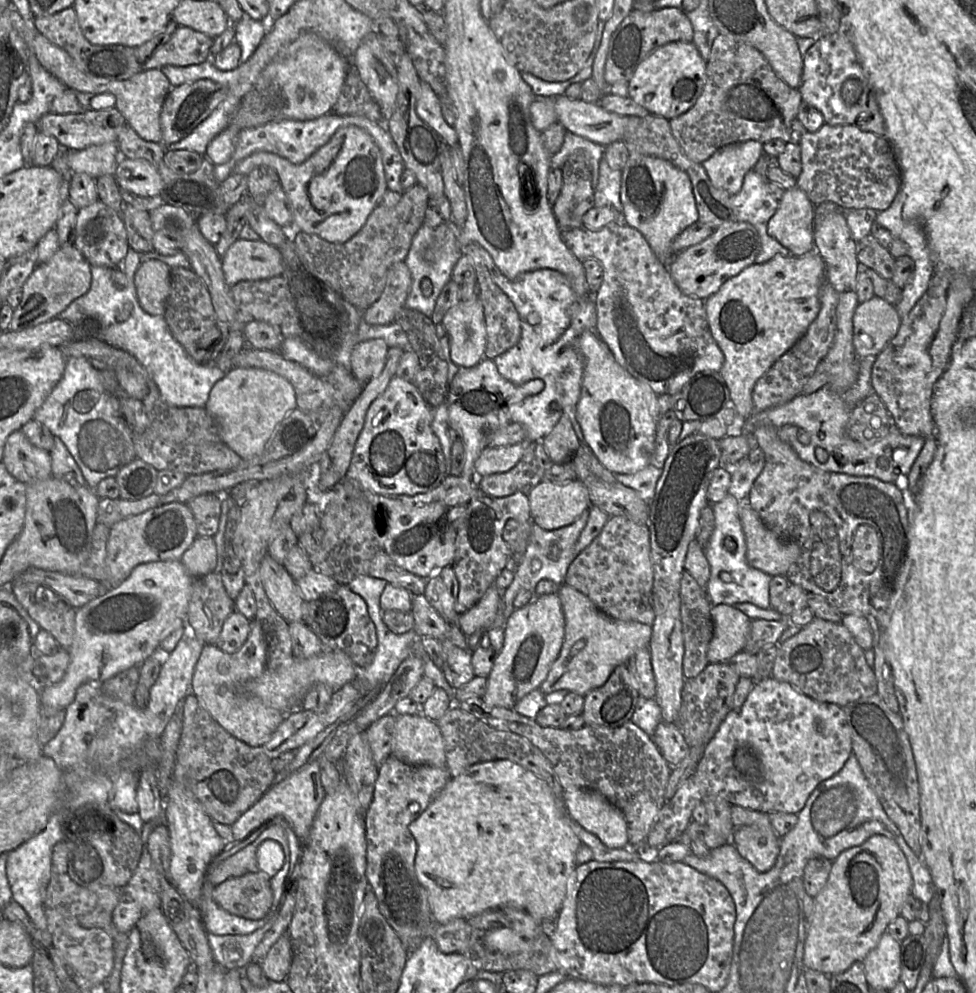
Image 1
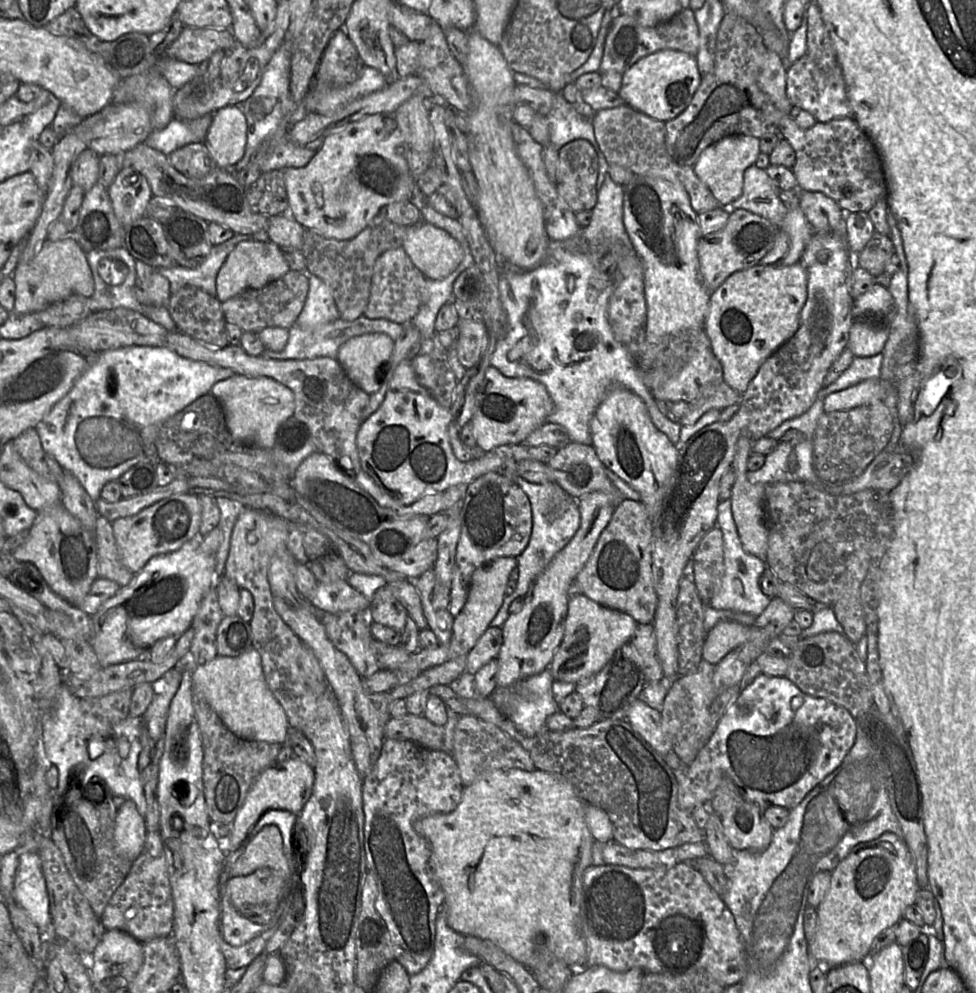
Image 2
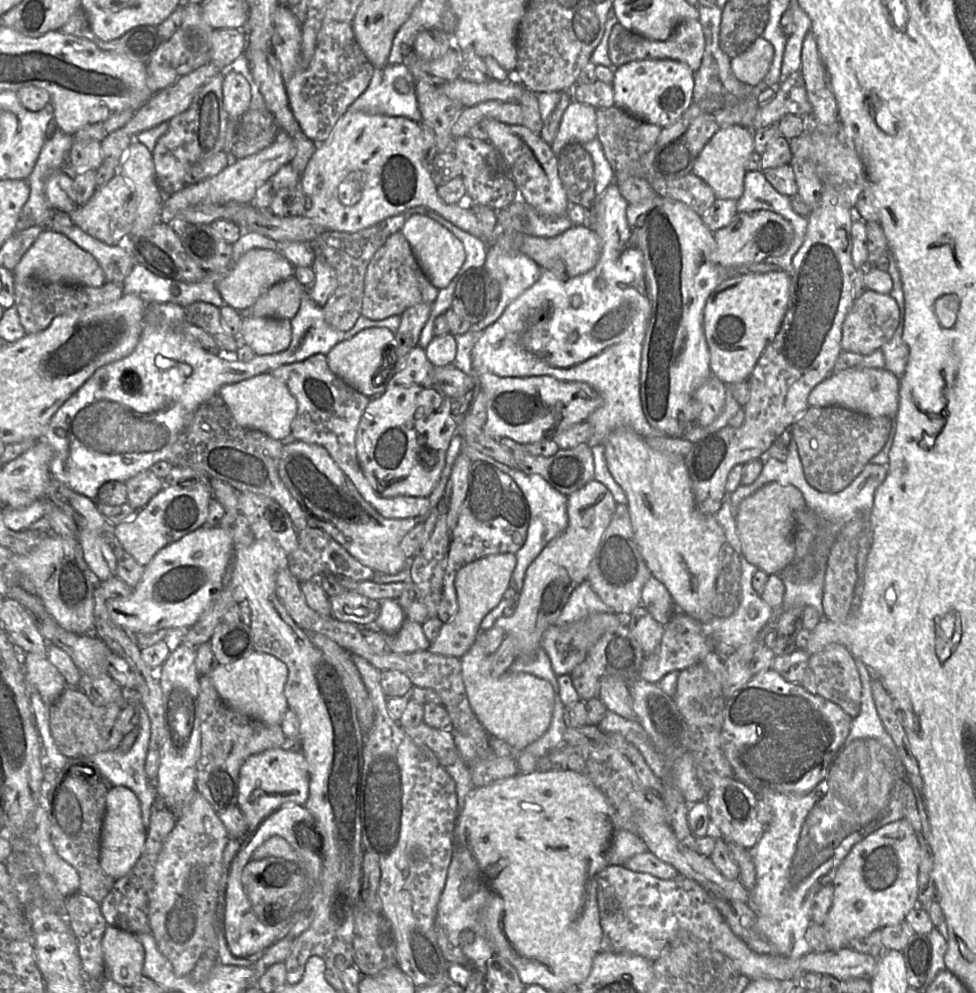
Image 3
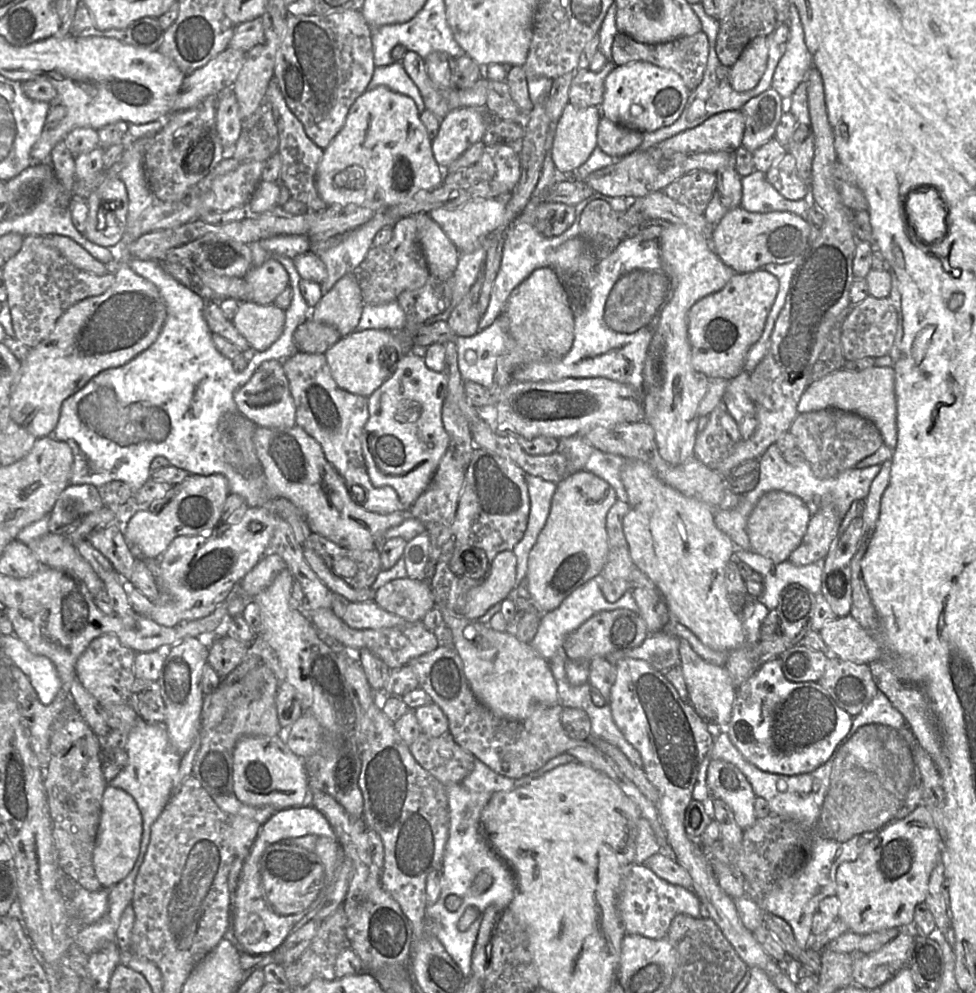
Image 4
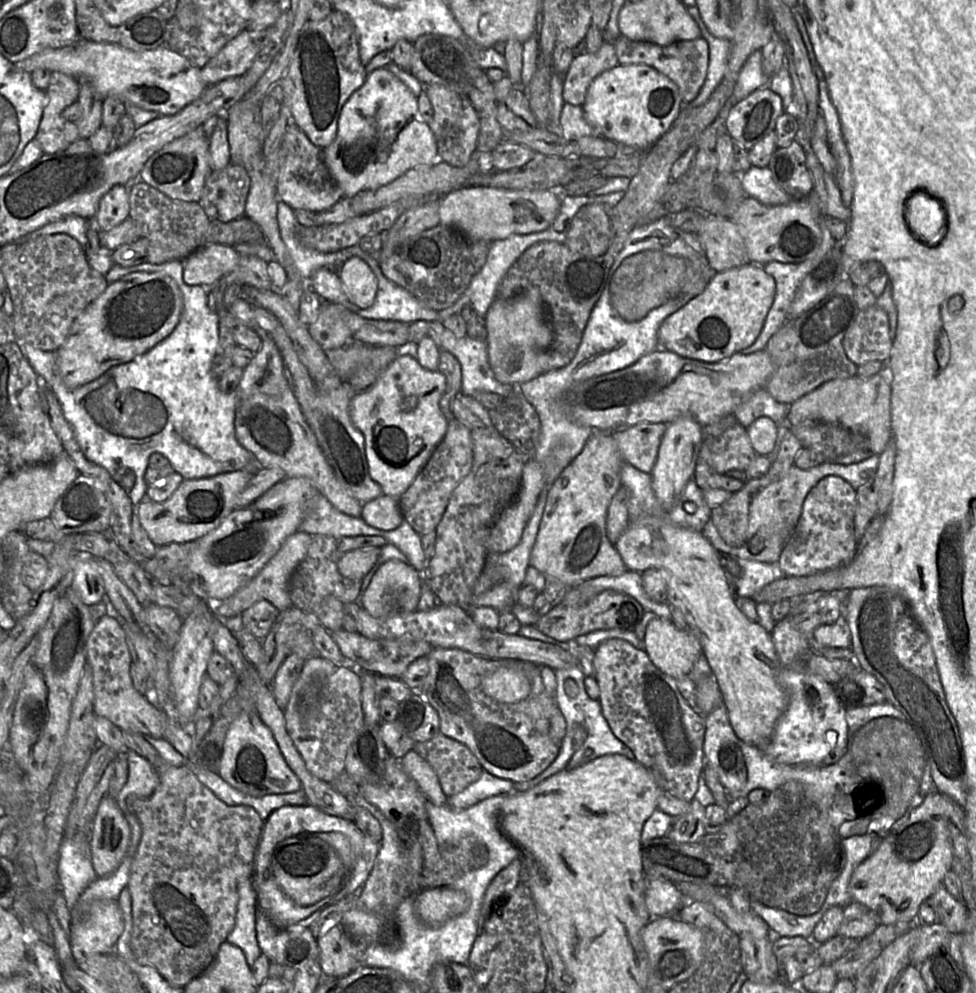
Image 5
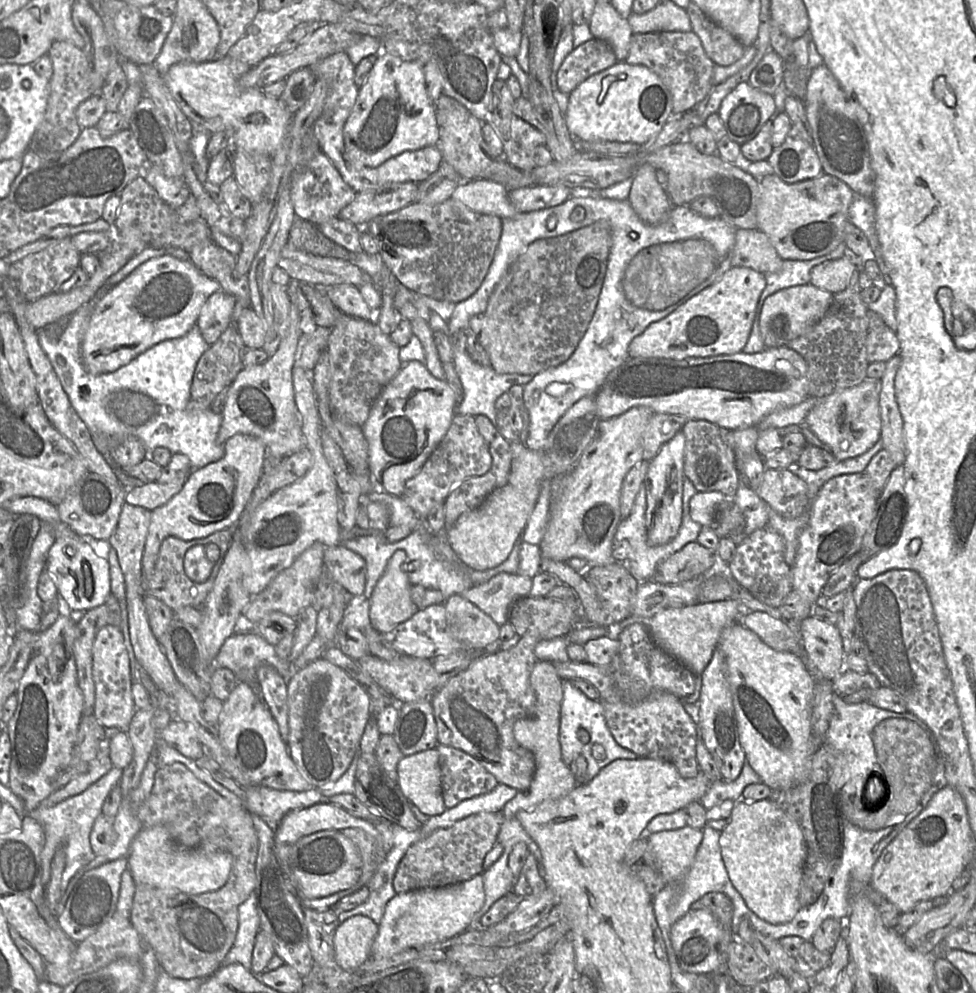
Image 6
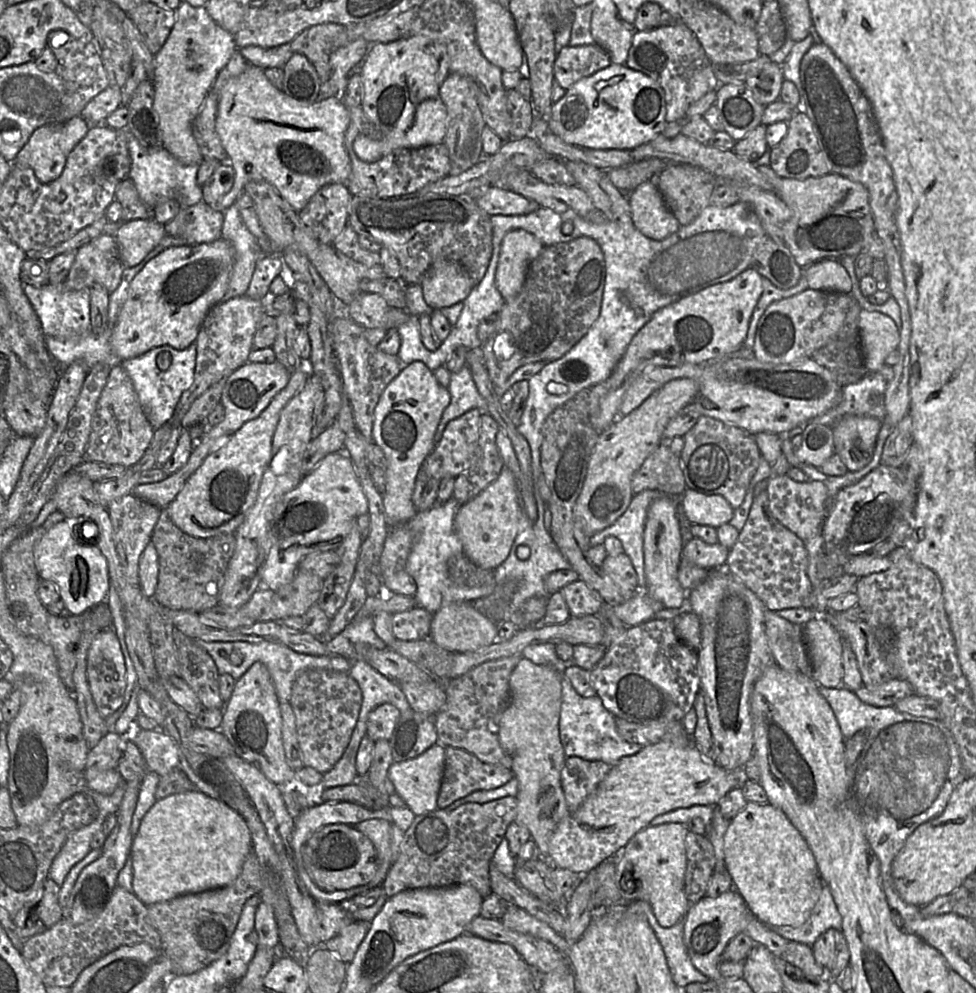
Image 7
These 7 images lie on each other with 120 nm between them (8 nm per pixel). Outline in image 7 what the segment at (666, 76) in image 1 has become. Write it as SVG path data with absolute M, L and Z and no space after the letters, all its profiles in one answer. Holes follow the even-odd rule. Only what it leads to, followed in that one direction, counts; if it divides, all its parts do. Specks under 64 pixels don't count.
M611 63L568 88L547 116L550 130L564 142L592 149L632 150L659 135L666 115L665 93L642 72Z

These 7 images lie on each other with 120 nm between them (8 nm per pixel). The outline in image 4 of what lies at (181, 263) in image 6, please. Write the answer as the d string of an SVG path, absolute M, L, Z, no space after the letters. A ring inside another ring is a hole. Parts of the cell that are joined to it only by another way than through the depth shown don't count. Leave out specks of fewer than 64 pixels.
M144 154L134 155L118 175L126 186L129 206L122 240L116 246L108 247L112 249L113 260L116 262L114 283L103 294L86 298L71 306L57 321L50 335L36 347L29 348L26 358L21 360L10 396L10 416L16 424L37 439L52 435L62 404L67 398L82 389L97 374L120 367L145 351L155 342L166 320L167 307L159 289L134 272L128 264L132 259L129 245L142 235L141 215L156 201L147 183L143 159Z

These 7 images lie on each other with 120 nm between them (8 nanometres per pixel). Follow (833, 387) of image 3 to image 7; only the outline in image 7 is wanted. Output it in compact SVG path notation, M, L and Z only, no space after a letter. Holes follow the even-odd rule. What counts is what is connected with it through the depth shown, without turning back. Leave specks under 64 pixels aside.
M847 415L832 426L835 454L849 471L859 471L873 458L882 421L874 417Z

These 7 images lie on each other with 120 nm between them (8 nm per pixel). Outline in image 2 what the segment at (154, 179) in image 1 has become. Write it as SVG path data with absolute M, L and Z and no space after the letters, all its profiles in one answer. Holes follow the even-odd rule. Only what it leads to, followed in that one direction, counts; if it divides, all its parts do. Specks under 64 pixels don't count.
M124 166L107 190L115 216L127 228L146 216L146 208L153 197L146 177L132 166Z

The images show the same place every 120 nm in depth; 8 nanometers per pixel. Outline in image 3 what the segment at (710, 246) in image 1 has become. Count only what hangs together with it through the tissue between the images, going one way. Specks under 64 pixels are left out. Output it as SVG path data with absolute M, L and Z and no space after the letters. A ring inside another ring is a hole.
M768 210L738 212L729 225L713 232L713 237L716 250L712 261L724 267L738 267L786 253L794 238L794 228L784 217Z

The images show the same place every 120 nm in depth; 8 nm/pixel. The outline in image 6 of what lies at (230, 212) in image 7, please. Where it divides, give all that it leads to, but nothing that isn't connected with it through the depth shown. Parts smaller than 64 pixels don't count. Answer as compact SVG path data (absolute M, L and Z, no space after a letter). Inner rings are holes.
M224 290L215 292L204 303L197 326L209 345L215 343L233 323L237 304L236 299Z

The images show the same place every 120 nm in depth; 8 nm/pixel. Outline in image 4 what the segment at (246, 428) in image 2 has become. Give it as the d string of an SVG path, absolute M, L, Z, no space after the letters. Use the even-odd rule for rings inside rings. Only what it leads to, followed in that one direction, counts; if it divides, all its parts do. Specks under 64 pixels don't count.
M283 361L263 362L251 379L234 394L238 411L257 427L271 429L291 428L296 425L296 407L283 369Z

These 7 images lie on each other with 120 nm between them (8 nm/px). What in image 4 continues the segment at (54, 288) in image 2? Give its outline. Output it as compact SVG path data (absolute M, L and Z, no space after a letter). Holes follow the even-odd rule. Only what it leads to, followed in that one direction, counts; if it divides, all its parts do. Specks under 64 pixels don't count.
M59 234L48 235L47 238L49 239L50 245L55 247L77 268L96 275L104 275L108 272L107 265L92 256L72 238Z

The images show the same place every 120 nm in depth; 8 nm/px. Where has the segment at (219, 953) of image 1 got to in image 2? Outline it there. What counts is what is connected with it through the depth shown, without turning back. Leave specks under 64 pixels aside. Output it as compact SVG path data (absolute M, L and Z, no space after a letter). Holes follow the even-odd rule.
M278 925L262 932L252 940L238 947L231 946L222 939L220 946L226 961L226 968L238 969L247 967L256 957L263 953L267 941L273 936Z

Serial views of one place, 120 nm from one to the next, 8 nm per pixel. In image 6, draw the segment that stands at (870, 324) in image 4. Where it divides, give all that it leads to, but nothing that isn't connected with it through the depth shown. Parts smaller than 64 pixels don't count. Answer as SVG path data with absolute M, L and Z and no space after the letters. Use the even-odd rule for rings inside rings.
M887 325L869 328L866 338L867 358L870 363L887 362L899 354L900 342L896 332Z

